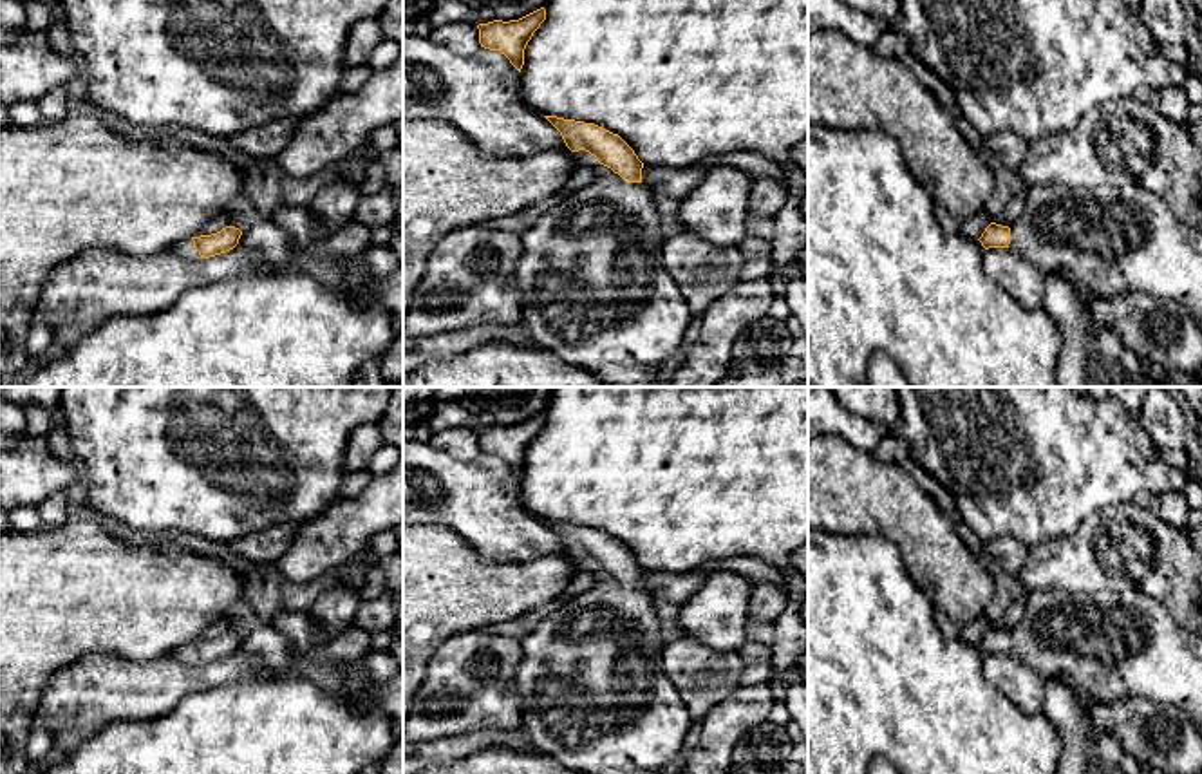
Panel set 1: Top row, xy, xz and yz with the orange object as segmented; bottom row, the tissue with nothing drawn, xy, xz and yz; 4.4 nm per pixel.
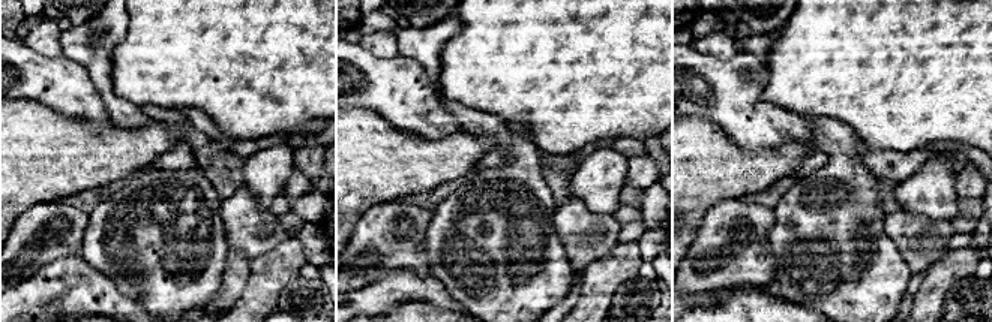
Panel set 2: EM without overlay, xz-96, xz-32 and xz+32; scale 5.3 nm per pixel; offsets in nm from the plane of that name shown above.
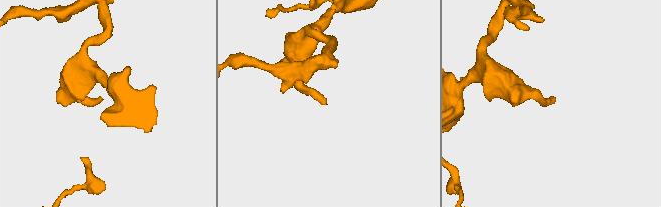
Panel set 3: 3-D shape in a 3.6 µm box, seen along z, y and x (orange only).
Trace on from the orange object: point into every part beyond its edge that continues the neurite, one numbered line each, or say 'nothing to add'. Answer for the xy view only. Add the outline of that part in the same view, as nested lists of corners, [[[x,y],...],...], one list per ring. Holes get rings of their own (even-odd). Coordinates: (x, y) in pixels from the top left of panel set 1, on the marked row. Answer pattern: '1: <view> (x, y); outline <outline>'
1: xy (185, 248); outline [[[192,237],[175,244],[172,250],[188,260],[204,260],[204,257],[201,257],[199,251],[193,248]]]

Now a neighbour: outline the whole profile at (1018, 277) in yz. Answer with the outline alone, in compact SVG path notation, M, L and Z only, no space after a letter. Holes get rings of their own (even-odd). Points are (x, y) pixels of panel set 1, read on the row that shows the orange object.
M989 248L981 264L985 275L1025 309L1043 306L1045 277L1032 262L1014 255L1009 248Z

